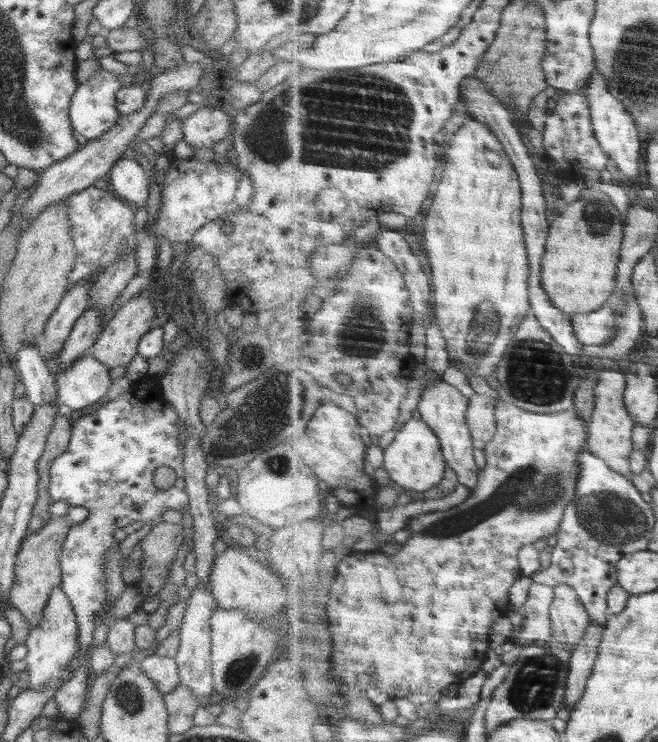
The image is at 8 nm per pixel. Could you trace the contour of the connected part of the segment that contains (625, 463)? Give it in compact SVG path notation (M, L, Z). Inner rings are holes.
M607 364L601 371L601 379L597 386L597 403L593 421L590 427L590 440L588 449L592 453L601 456L607 463L618 472L626 476L631 475L632 465L631 456L635 450L635 432L636 424L629 408L626 408L624 402L624 390L628 386L628 380L624 376L622 364Z

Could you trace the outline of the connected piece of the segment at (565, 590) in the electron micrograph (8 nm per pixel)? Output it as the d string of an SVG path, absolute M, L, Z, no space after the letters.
M570 584L555 588L555 601L551 606L554 636L562 642L577 645L593 623L591 612L579 592Z

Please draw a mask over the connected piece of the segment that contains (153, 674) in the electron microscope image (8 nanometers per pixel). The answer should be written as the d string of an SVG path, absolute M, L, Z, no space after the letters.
M155 652L142 659L138 665L163 696L172 692L181 683L175 659L158 656Z

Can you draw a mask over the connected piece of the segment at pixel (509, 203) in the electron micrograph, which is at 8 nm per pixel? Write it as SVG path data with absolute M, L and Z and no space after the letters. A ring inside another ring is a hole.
M470 119L463 127L453 136L452 148L446 150L448 164L443 166L442 173L439 177L439 185L434 193L433 200L430 208L427 210L427 223L426 234L422 236L426 243L428 250L426 256L428 260L432 260L431 270L433 274L433 286L435 287L434 304L435 308L438 308L437 320L438 324L442 328L442 334L448 343L448 352L450 354L450 364L452 366L458 366L462 370L466 371L470 380L475 376L487 377L496 372L498 374L498 368L504 360L506 352L510 346L510 343L514 340L516 334L519 332L521 325L526 320L528 312L532 310L530 306L531 298L528 288L530 288L530 255L528 252L527 237L524 236L523 216L523 184L520 180L520 173L515 167L515 162L511 159L508 154L505 144L500 140L500 137L495 133L492 127L484 124L478 119Z

